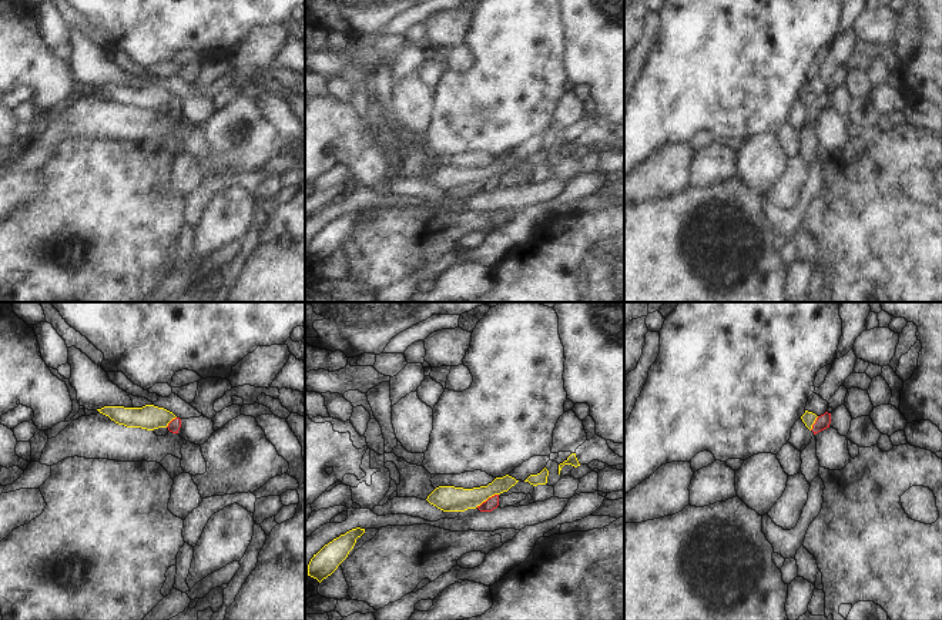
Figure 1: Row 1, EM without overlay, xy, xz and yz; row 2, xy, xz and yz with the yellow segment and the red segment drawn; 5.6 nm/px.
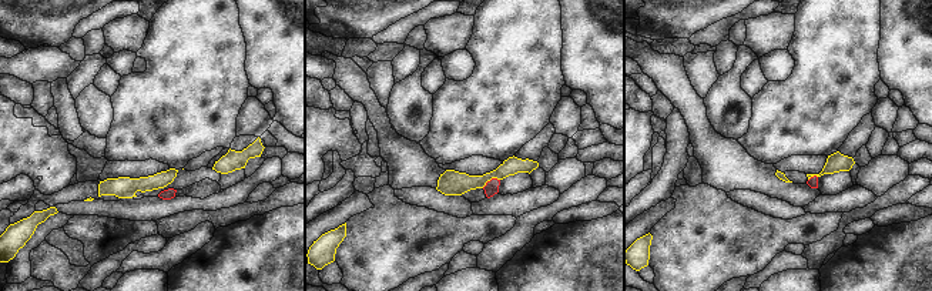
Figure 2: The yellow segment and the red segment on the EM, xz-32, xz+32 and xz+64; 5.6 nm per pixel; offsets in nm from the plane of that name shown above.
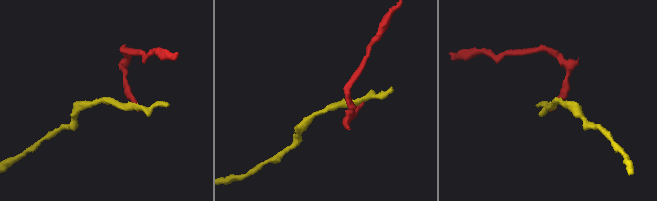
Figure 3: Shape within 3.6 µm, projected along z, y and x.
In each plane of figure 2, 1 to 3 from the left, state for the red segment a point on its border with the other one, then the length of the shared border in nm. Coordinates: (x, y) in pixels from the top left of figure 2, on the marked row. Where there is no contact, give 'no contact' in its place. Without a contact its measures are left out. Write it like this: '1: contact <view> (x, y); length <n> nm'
1: no contact
2: contact xz+32 (490, 179); length 120 nm
3: contact xz+64 (813, 176); length 60 nm

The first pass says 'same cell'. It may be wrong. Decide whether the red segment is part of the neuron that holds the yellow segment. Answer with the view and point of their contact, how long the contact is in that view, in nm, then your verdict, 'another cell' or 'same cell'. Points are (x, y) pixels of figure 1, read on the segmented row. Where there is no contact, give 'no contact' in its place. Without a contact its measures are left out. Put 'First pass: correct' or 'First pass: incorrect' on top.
First pass: incorrect
contact xz (486, 499); length 150 nm; another cell

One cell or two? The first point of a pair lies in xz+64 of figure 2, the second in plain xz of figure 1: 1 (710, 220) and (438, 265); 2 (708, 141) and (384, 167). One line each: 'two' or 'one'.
1: two
2: two

